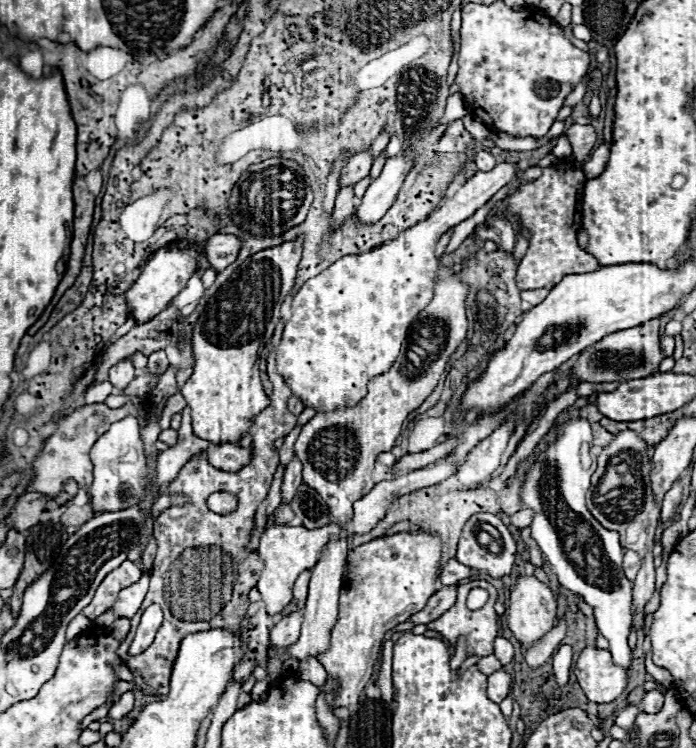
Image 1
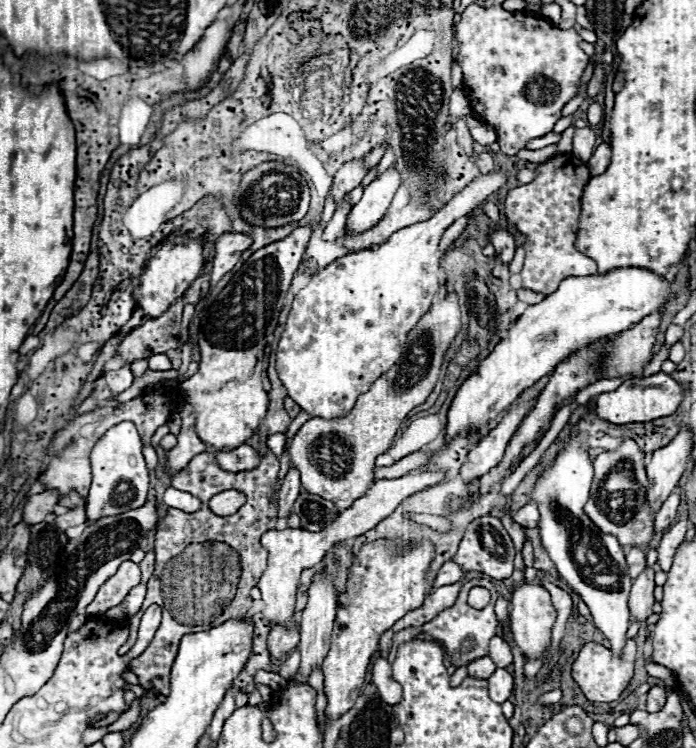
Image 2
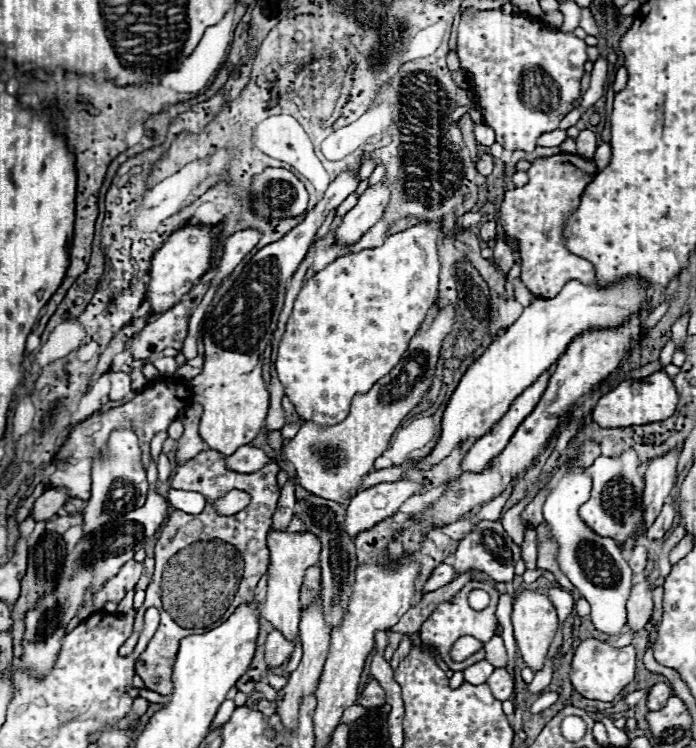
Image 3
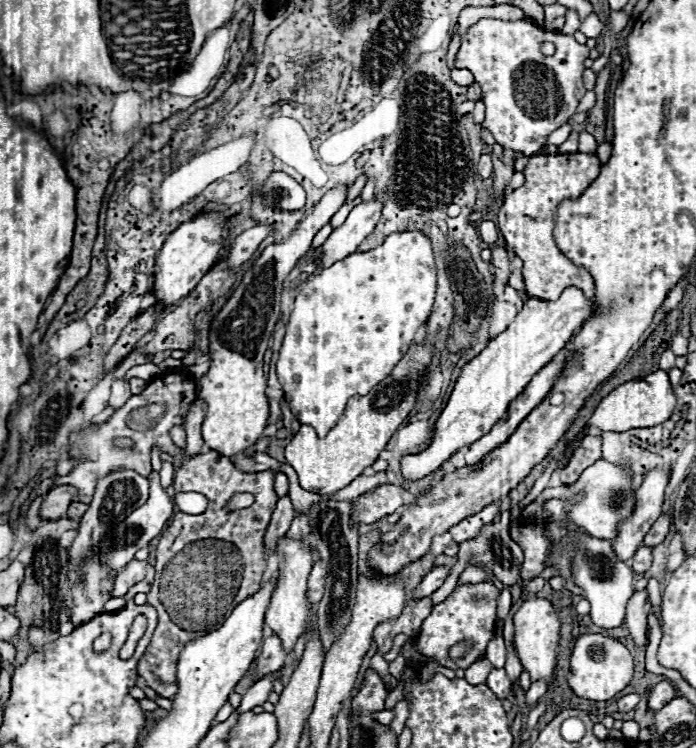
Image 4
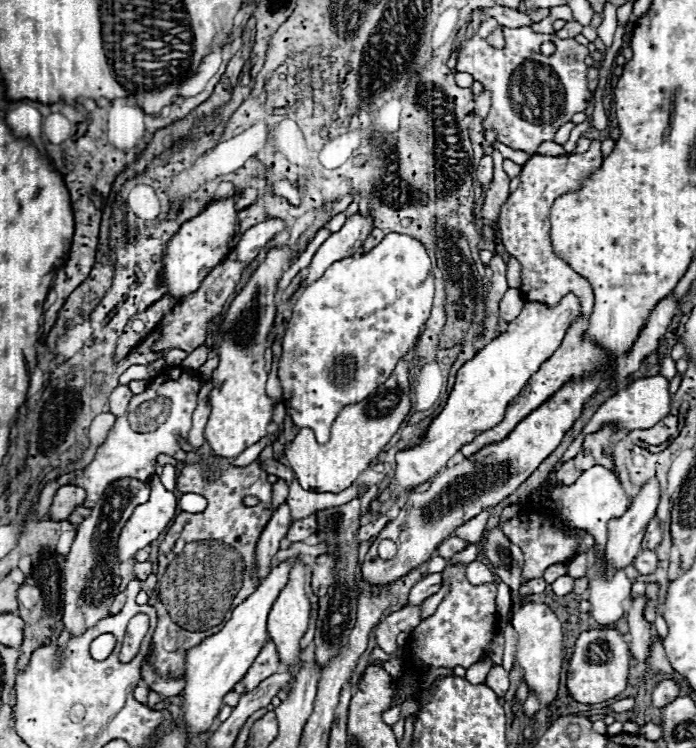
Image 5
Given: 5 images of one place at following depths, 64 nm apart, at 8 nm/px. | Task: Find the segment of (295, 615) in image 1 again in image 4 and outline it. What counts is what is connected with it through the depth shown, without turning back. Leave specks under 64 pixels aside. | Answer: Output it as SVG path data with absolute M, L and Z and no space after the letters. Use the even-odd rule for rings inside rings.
M276 634L266 638L262 644L262 654L258 656L258 678L280 670L284 666L286 658L288 658L288 654L282 646L282 640Z

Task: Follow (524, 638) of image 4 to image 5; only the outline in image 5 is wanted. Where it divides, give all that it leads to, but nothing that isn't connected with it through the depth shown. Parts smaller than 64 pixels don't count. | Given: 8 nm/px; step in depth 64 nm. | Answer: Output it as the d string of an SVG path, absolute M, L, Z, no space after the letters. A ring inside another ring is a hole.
M526 602L512 618L518 632L516 660L524 668L524 680L532 692L538 694L540 702L548 706L556 698L558 680L565 661L563 654L563 632L560 620L544 602Z

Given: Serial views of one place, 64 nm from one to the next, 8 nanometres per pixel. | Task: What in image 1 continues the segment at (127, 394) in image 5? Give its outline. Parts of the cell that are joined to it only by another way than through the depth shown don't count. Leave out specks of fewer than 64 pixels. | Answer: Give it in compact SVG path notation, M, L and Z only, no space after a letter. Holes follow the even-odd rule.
M124 358L118 364L114 364L110 368L110 376L108 380L118 386L118 388L126 388L132 380L134 380L134 366L132 366L132 358Z

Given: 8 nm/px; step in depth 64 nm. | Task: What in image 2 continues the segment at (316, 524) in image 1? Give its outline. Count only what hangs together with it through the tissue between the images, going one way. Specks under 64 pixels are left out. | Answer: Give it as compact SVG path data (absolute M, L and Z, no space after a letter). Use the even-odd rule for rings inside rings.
M306 490L300 492L292 510L294 510L294 514L300 516L302 528L312 530L312 532L324 530L330 522L334 522L338 518L338 510L334 508L332 502L322 500L320 496L314 496Z

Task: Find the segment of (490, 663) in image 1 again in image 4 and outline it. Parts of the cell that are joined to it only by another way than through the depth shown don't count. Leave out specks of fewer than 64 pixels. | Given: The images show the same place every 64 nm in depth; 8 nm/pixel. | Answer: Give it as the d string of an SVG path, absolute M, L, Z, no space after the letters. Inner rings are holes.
M478 660L478 662L474 662L470 668L466 668L464 672L464 678L470 682L470 684L484 684L486 682L486 678L488 678L488 674L490 674L490 670L492 670L492 664L488 662L488 660Z

